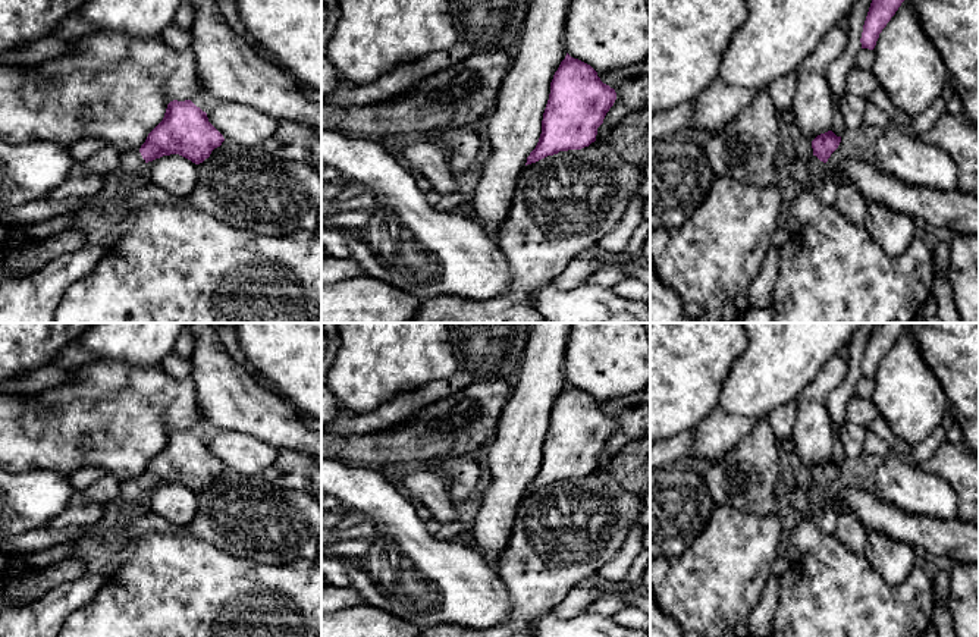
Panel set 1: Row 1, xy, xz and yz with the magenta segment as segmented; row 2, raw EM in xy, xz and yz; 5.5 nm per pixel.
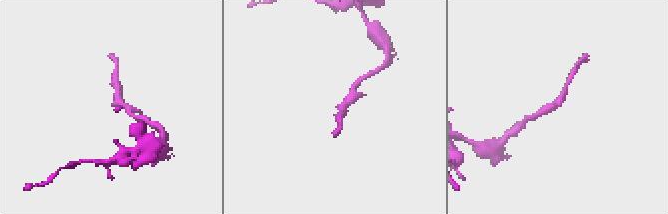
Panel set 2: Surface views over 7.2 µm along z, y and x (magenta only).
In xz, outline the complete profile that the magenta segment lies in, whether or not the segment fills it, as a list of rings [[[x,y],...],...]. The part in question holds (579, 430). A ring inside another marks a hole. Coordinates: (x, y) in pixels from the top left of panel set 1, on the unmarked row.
[[[567,382],[550,411],[550,423],[542,449],[542,462],[536,477],[527,486],[525,495],[559,480],[589,476],[596,470],[597,456],[603,452],[615,429],[615,418],[603,412],[590,393]]]

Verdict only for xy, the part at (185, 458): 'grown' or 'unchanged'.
grown

